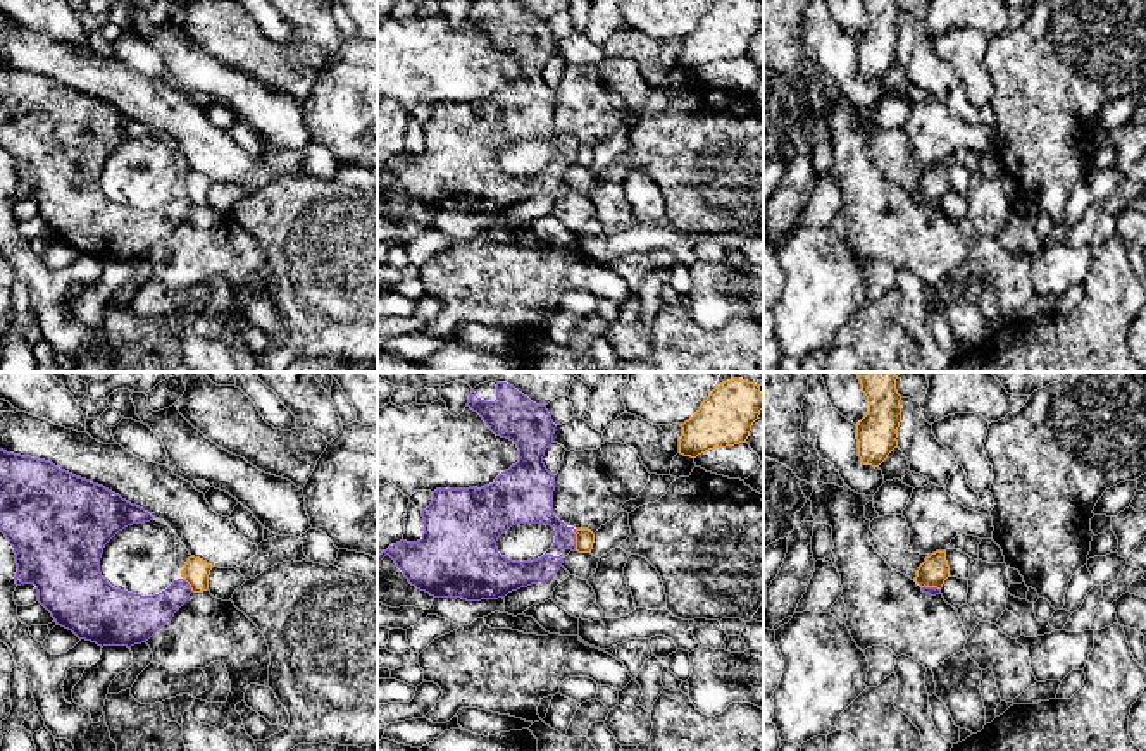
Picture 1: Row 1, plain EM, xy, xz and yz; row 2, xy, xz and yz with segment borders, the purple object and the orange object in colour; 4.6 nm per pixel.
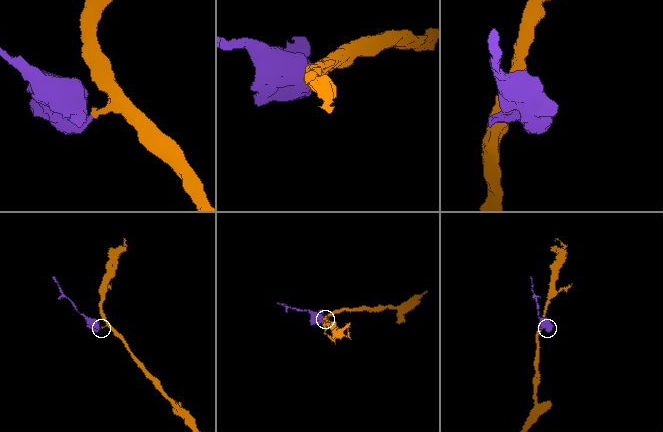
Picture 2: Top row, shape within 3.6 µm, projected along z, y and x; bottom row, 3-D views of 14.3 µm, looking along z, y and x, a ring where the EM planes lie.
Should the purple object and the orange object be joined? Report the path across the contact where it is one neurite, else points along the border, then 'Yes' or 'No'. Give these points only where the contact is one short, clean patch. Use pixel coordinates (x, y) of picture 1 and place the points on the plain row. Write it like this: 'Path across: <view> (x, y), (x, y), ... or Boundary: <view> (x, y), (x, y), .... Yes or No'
Boundary: xz (574, 143), (576, 162). No

